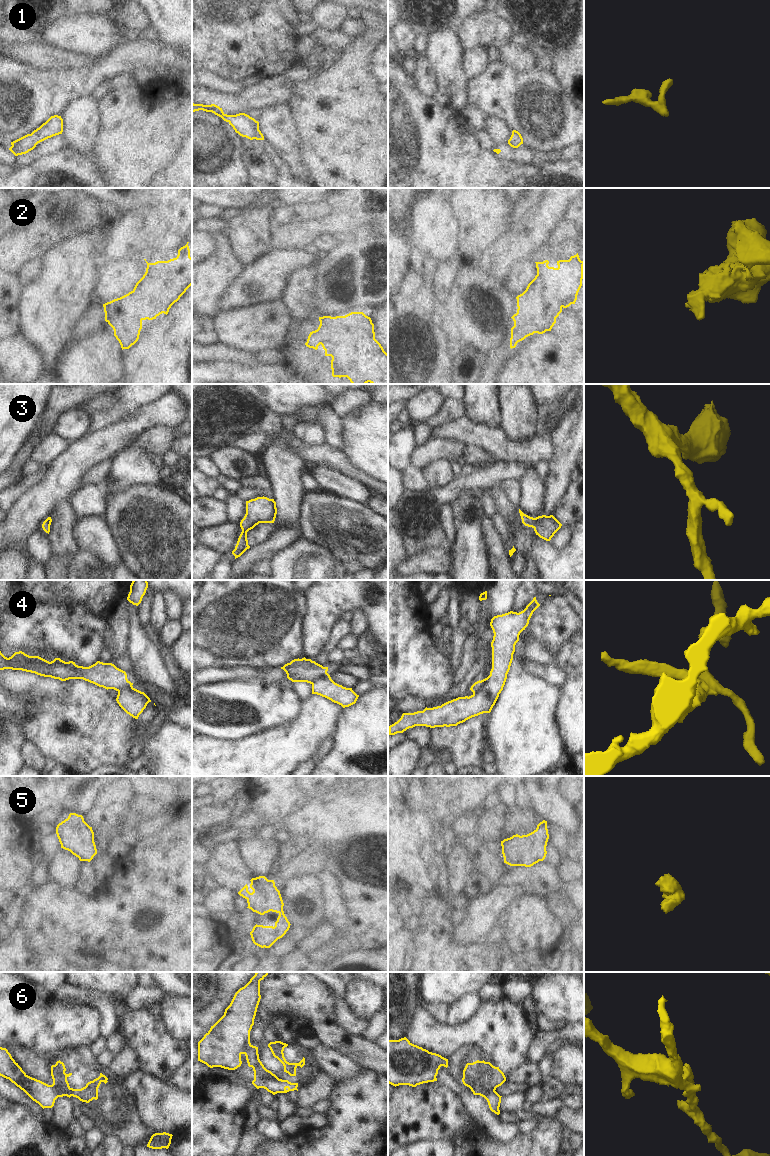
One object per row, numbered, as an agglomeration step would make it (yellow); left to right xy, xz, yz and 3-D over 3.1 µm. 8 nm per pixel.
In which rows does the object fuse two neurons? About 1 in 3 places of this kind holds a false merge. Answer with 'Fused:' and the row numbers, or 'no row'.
Fused: 4, 6

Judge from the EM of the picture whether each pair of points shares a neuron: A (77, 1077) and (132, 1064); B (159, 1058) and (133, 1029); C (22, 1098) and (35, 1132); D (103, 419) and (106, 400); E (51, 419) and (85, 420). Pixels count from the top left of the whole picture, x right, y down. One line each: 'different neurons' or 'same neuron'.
A: different neurons
B: same neuron
C: different neurons
D: different neurons
E: different neurons

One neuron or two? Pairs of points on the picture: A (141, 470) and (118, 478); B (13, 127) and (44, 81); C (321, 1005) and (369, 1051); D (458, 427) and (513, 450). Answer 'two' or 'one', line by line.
A: one
B: one
C: one
D: one

